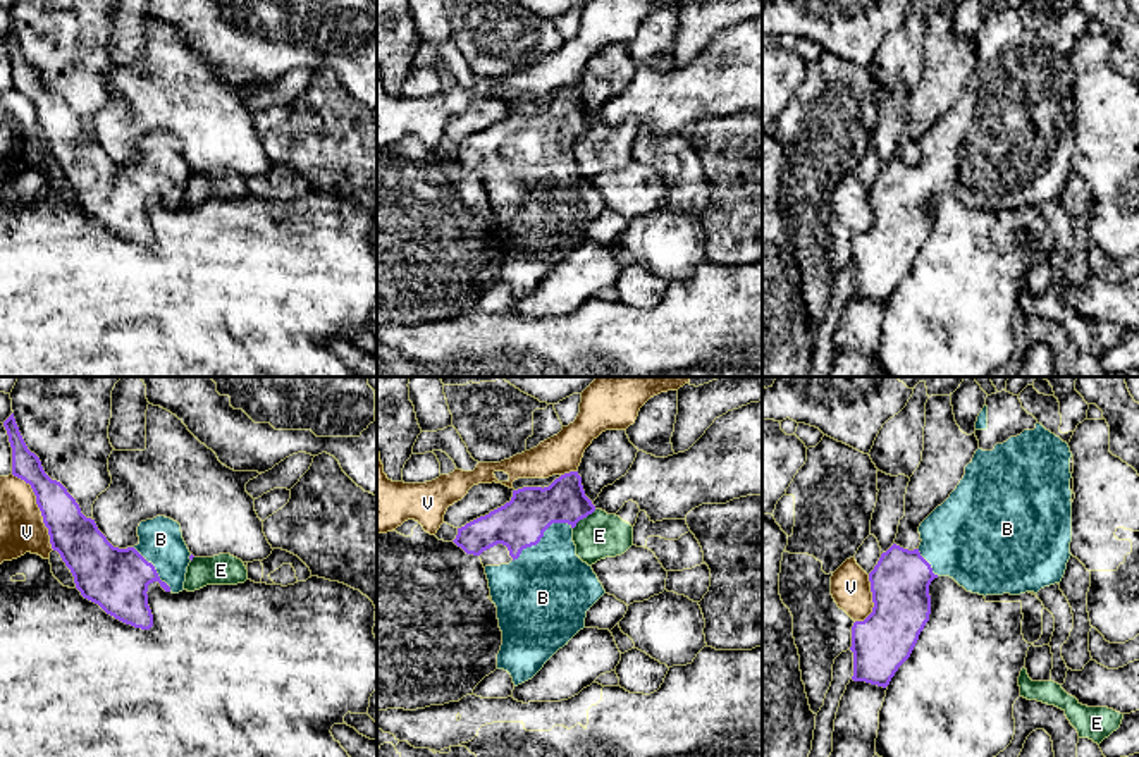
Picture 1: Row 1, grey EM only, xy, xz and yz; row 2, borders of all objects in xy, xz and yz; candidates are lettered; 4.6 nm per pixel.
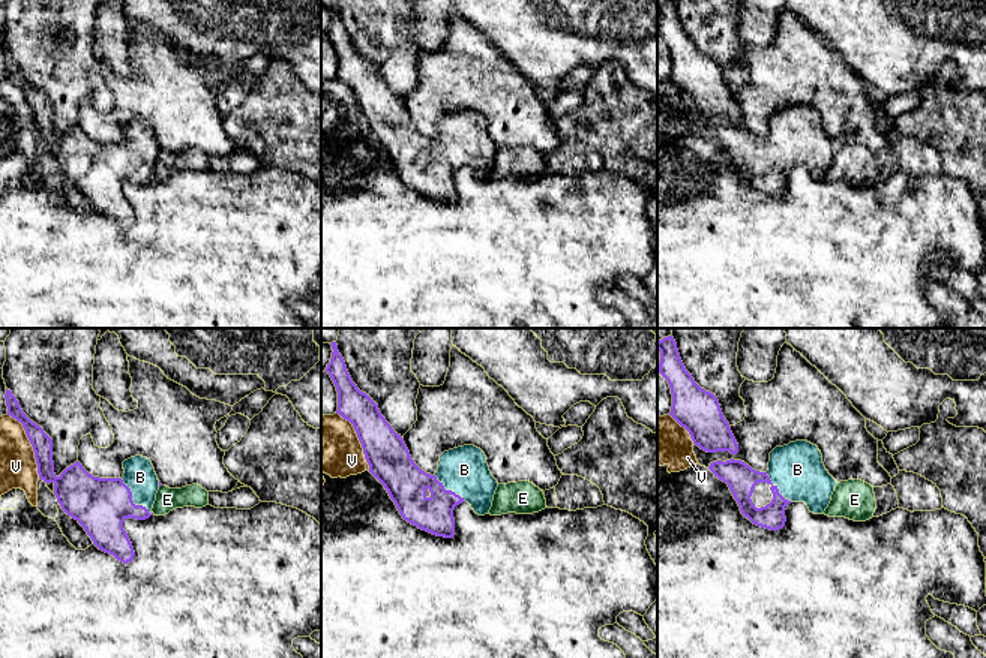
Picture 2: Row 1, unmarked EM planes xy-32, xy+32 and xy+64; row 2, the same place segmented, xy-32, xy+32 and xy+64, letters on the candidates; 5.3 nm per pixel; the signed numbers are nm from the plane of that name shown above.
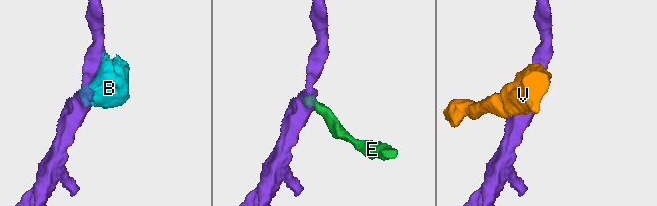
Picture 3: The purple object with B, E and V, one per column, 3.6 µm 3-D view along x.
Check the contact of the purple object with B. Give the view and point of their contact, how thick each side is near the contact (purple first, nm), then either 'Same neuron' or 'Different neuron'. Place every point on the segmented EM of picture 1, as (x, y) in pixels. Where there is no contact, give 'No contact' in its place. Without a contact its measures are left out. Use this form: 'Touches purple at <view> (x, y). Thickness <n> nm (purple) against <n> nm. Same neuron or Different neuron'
Touches purple at xz (542, 535). Thickness 240 nm (purple) against 400 nm. Same neuron

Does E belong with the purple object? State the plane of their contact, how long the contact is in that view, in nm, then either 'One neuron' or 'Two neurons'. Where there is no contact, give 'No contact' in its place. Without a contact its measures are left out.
Touches purple in xz. Shared border 140 nm. Two neurons

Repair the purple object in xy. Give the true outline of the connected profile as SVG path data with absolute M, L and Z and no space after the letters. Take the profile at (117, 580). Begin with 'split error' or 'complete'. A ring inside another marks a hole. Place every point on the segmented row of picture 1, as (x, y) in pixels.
split error | M14 413L3 427L12 447L12 475L31 485L52 549L71 569L76 588L115 619L150 630L153 614L148 585L158 582L165 592L182 592L194 557L182 539L181 525L157 516L139 523L138 545L114 547L95 520L81 513L67 489L45 473L40 458L28 449Z

